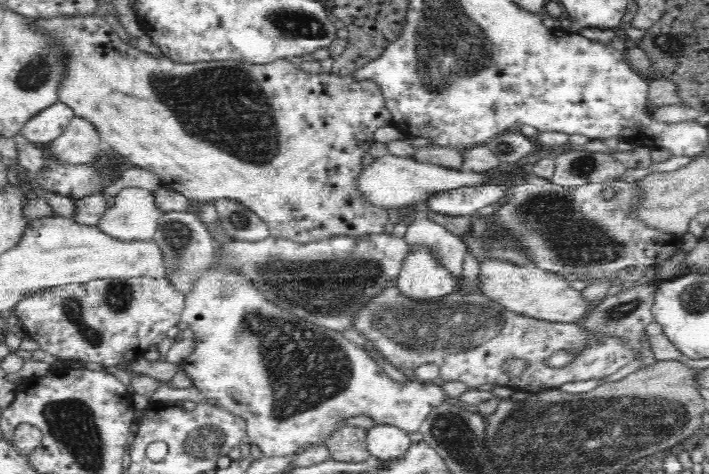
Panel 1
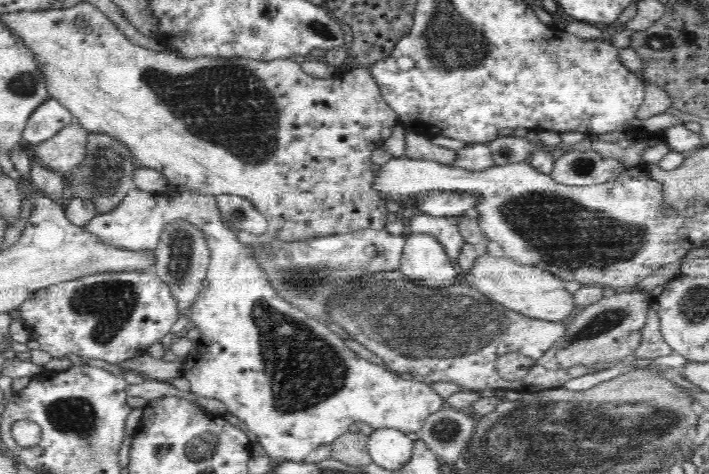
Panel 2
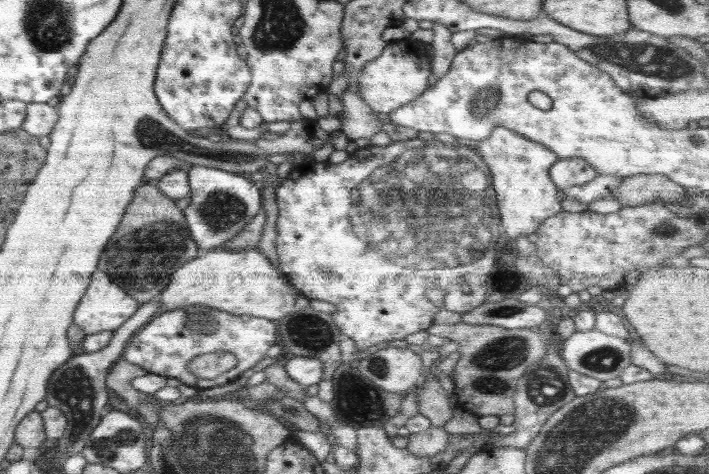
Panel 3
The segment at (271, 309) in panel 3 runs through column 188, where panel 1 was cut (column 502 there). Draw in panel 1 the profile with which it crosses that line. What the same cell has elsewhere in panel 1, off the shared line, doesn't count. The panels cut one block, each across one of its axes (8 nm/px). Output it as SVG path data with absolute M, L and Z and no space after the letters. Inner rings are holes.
M488 259L480 263L480 288L477 290L508 310L550 322L576 322L595 306L574 290L561 275L538 268L532 261L523 265Z

